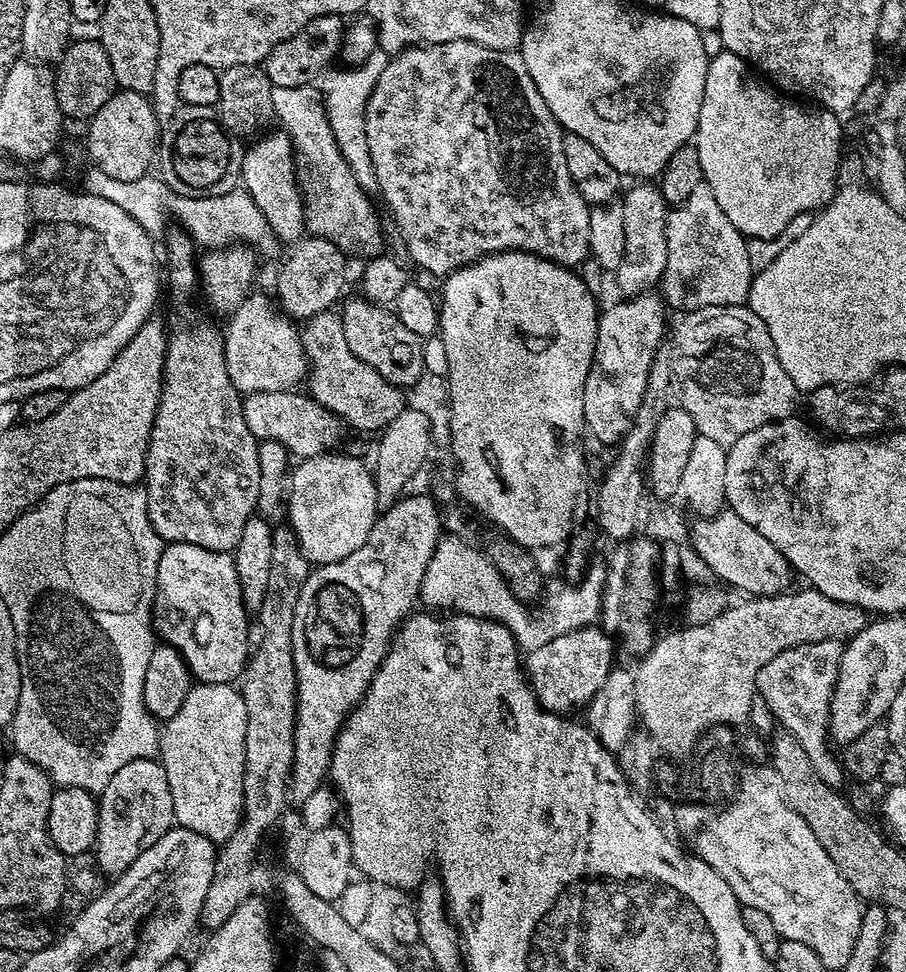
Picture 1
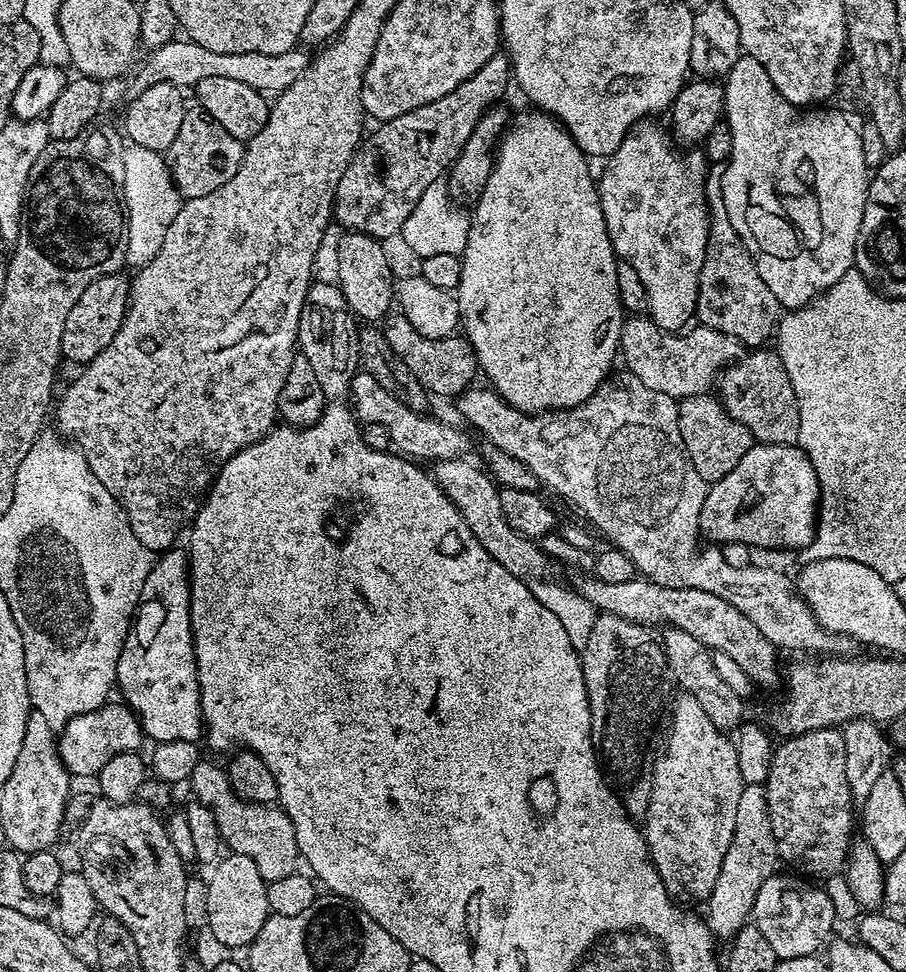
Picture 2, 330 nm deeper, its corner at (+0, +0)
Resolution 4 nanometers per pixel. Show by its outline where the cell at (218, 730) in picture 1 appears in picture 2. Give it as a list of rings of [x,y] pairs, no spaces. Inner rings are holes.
[[[208,758],[201,759],[194,766],[190,777],[192,796],[205,804],[213,812],[217,820],[221,841],[228,844],[233,853],[246,855],[258,866],[258,873],[264,881],[271,882],[278,878],[286,878],[298,870],[302,857],[298,850],[298,842],[294,834],[294,826],[284,809],[270,804],[248,804],[239,800],[228,781],[228,773],[223,767],[211,764]]]

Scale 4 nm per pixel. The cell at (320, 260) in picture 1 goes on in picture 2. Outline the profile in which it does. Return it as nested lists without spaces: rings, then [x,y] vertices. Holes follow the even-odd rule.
[[[497,50],[482,70],[450,90],[450,94],[442,94],[442,98],[426,102],[426,106],[406,110],[398,118],[377,123],[376,129],[363,137],[346,166],[346,174],[338,182],[332,203],[335,223],[340,223],[341,229],[361,232],[381,242],[388,242],[391,236],[399,237],[410,210],[414,210],[430,185],[451,169],[480,119],[489,108],[501,103],[508,83],[511,85],[513,80],[507,51]]]

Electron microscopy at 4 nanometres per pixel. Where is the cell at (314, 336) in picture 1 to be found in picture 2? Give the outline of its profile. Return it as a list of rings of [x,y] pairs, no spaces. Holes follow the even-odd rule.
[[[389,314],[382,321],[382,331],[386,342],[410,366],[410,370],[418,378],[418,382],[433,397],[452,396],[459,397],[461,392],[473,387],[475,376],[478,376],[476,355],[470,342],[463,335],[453,334],[446,338],[425,338],[418,334],[410,322],[399,314]]]

